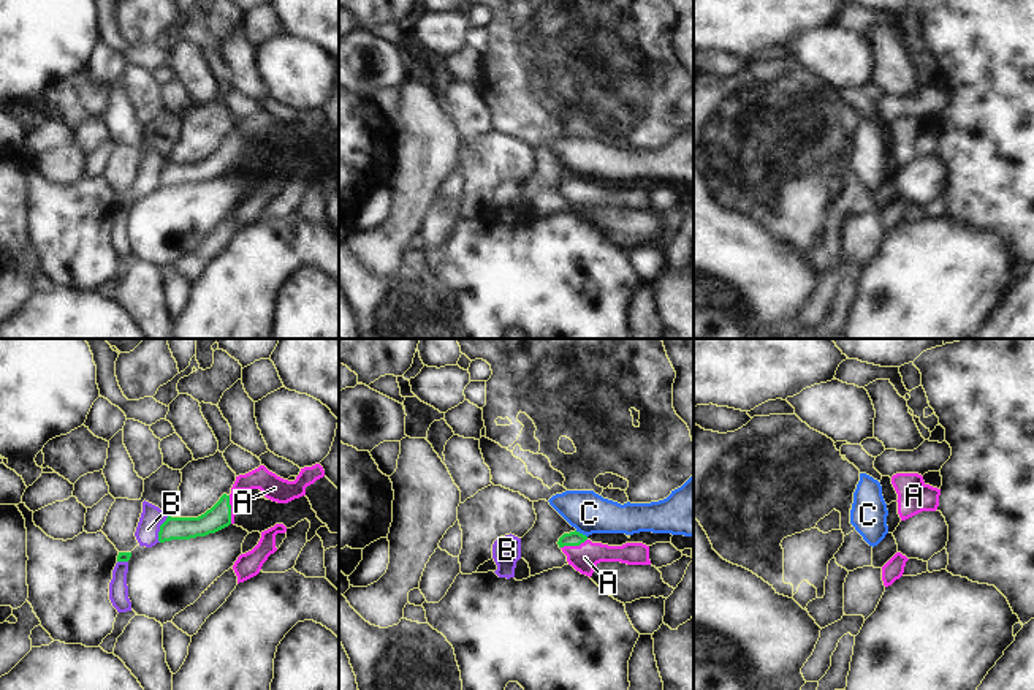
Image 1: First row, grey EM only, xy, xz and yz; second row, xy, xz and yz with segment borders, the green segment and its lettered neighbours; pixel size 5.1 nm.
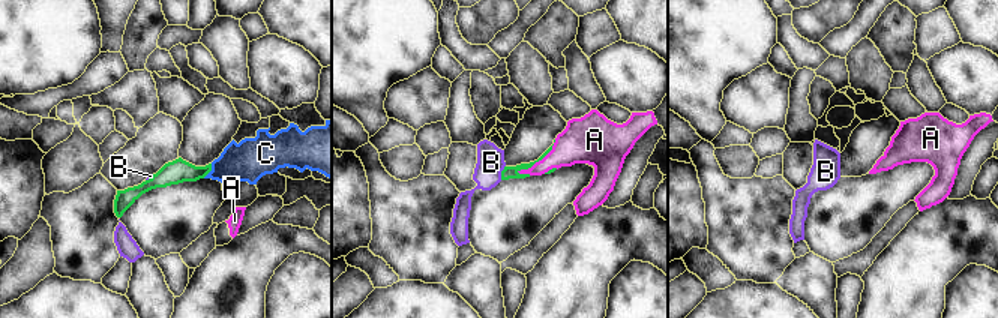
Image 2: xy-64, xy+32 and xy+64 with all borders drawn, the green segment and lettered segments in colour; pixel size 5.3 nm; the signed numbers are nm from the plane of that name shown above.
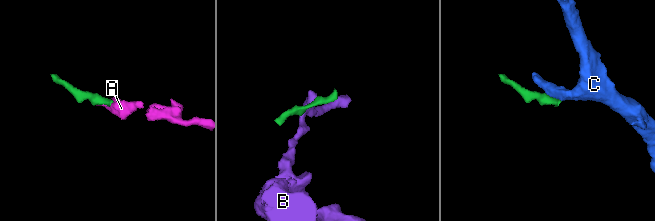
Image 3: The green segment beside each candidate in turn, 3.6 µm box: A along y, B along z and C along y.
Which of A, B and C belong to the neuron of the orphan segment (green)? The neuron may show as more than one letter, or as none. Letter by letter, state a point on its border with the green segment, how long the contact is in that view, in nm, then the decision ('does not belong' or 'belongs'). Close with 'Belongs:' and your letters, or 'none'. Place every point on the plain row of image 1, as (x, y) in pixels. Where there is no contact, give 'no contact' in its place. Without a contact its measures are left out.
A: meets green in xy at (230, 155); contact 140 nm long; belongs
B: meets green in xy at (160, 174); contact 140 nm long; does not belong
C: meets green in xz at (581, 179); contact 70 nm long; does not belong
Belongs: A

